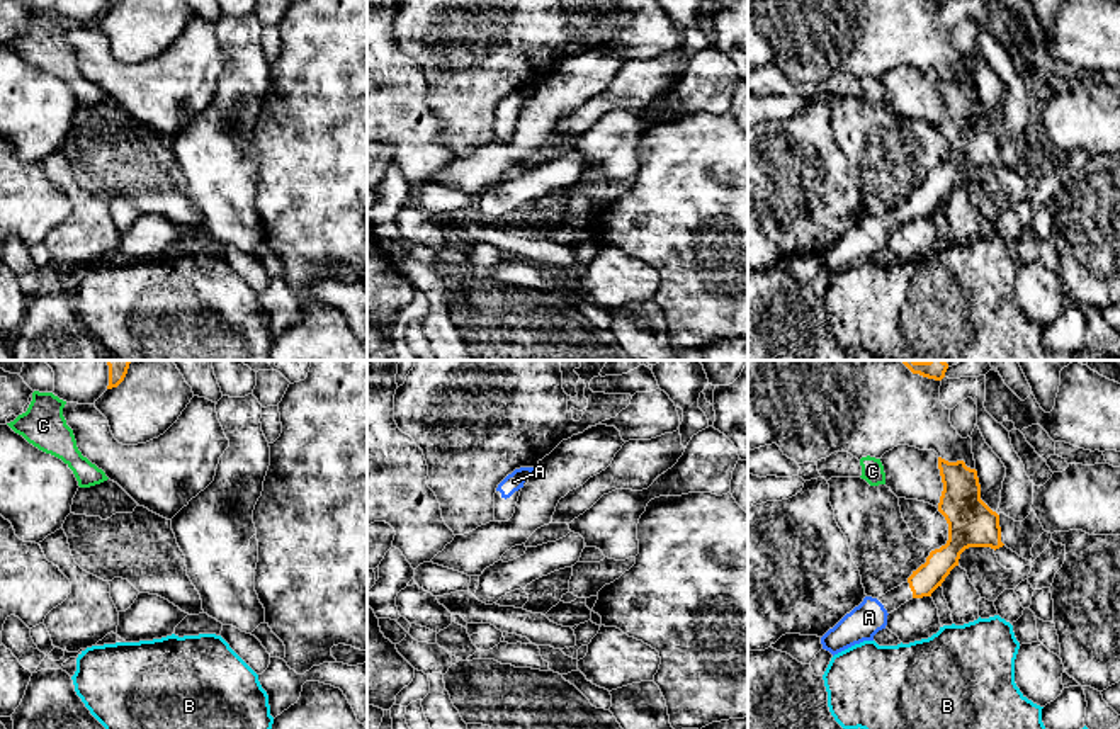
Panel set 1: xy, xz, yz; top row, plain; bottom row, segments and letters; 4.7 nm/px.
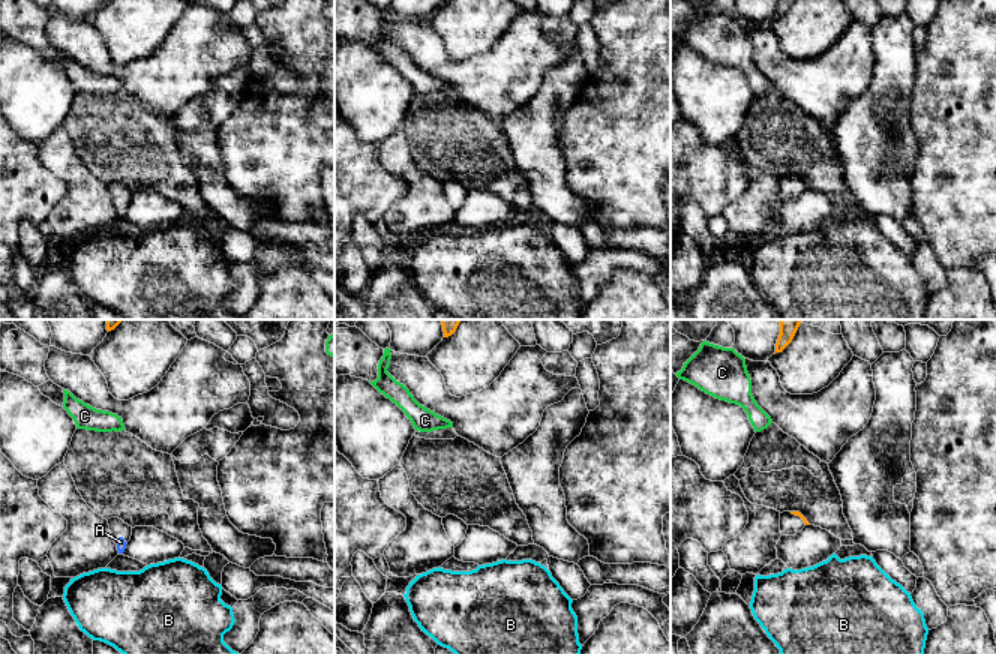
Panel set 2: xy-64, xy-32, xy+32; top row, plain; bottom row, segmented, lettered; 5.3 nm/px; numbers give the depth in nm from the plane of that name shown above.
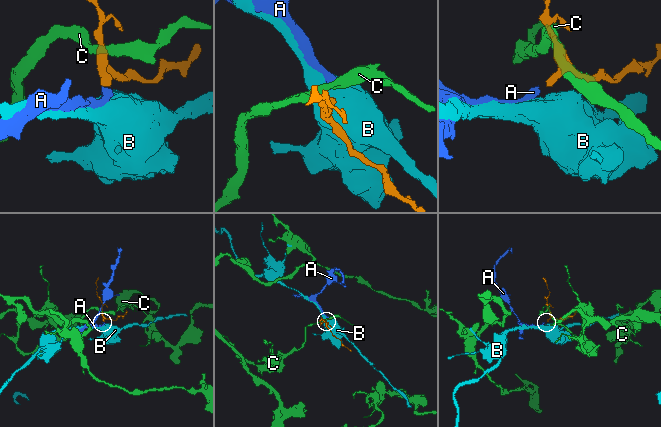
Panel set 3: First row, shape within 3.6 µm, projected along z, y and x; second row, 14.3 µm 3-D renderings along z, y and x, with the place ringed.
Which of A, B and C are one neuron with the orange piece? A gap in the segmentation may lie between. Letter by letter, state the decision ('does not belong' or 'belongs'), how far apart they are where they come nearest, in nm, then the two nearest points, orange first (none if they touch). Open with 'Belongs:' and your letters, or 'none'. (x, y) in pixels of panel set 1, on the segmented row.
Belongs: A
A: belongs; gap 140 nm; span yz (913, 597), (886, 610)
B: does not belong; gap 160 nm; span yz (930, 595), (944, 626)
C: does not belong; gap 200 nm; span xy (107, 388), (65, 401)

